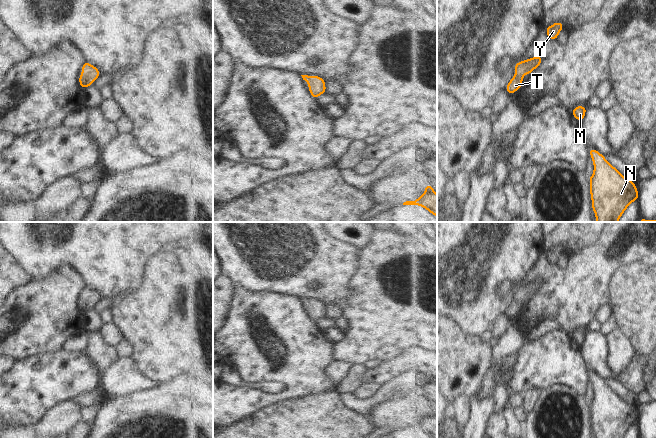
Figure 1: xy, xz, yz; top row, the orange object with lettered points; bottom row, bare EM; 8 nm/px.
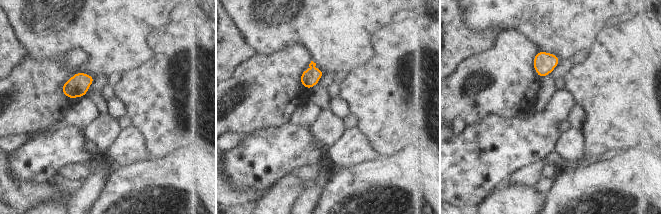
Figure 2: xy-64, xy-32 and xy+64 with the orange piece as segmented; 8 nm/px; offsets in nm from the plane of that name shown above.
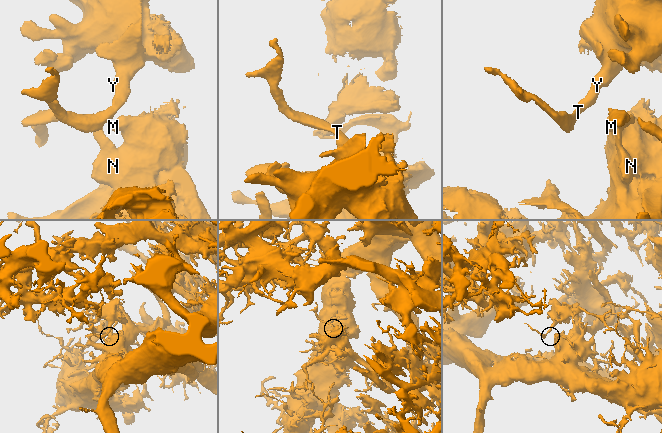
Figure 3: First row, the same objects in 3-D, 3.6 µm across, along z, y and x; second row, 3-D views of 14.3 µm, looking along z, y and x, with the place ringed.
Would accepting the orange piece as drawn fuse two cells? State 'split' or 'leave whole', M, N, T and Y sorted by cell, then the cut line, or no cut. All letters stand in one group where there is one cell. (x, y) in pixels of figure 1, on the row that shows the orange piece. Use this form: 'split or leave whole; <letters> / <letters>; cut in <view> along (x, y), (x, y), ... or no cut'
leave whole; M N T Y; no cut

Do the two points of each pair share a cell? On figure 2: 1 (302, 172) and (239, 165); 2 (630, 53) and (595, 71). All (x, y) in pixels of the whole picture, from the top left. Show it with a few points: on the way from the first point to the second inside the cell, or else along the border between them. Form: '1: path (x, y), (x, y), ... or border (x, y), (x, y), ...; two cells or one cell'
1: border (311, 164), (301, 164), (292, 168), (286, 174); two cells
2: path (621, 62), (612, 71), (604, 71); one cell

